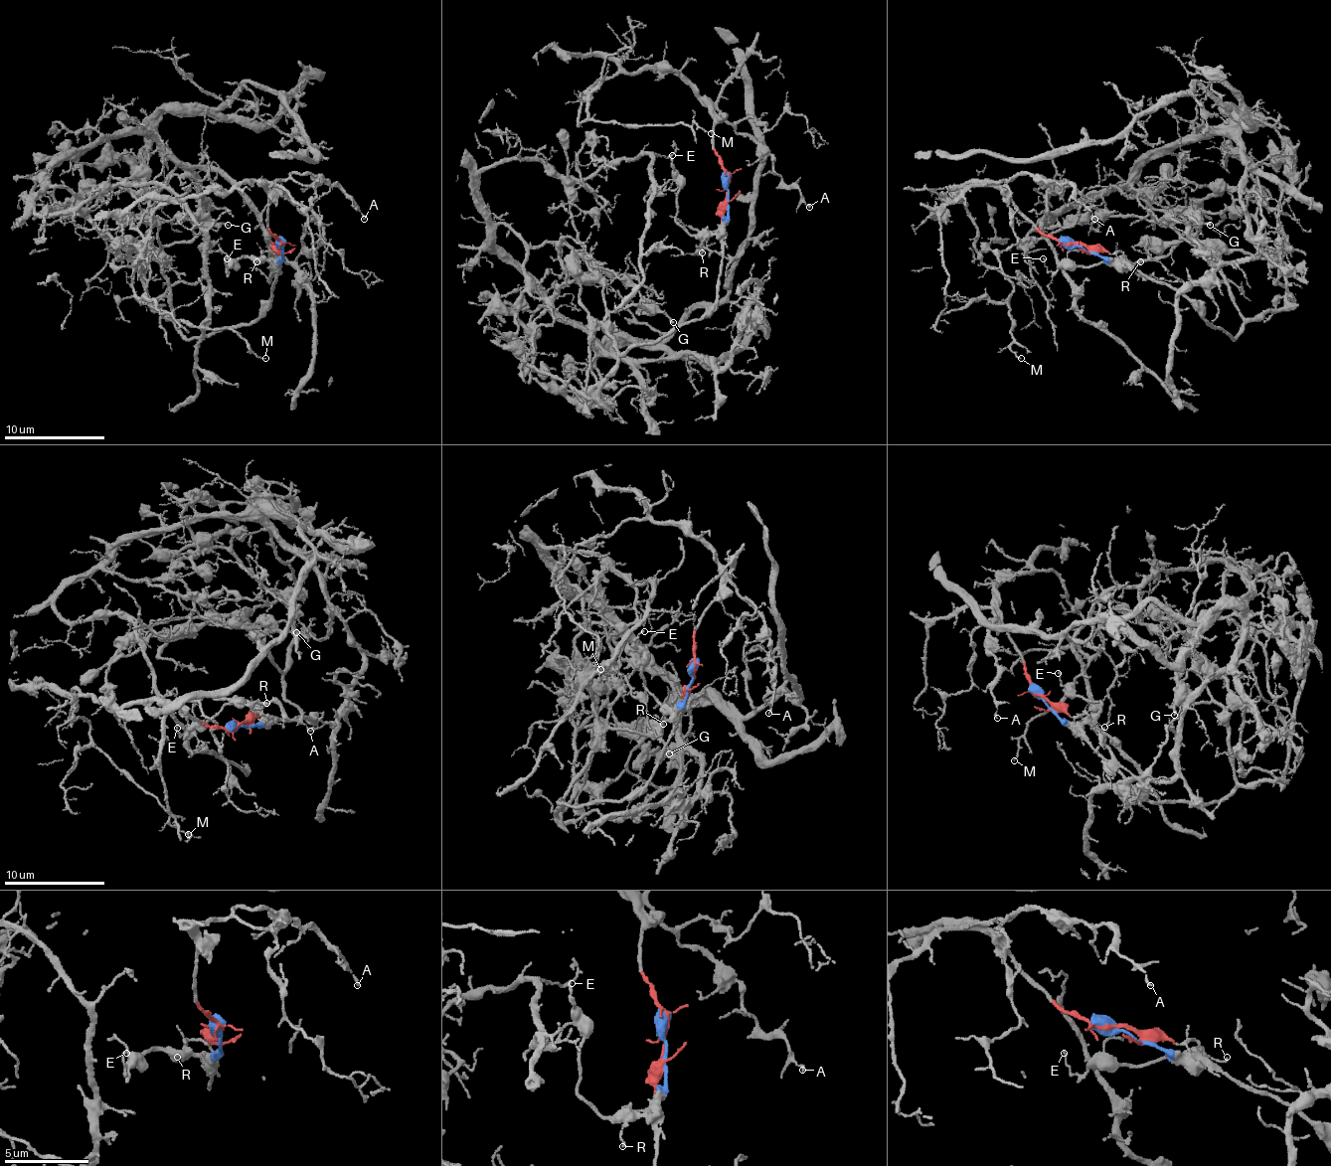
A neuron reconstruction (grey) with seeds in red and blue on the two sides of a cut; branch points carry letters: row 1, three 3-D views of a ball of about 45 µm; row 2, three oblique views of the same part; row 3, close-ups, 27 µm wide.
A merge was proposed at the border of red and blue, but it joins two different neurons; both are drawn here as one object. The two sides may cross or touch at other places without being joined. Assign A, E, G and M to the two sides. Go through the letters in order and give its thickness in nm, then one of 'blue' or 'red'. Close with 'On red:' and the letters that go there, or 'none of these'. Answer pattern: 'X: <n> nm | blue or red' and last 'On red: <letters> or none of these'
A: 120 nm | red
E: 120 nm | blue
G: 170 nm | blue
M: 100 nm | red
On red: A, M

